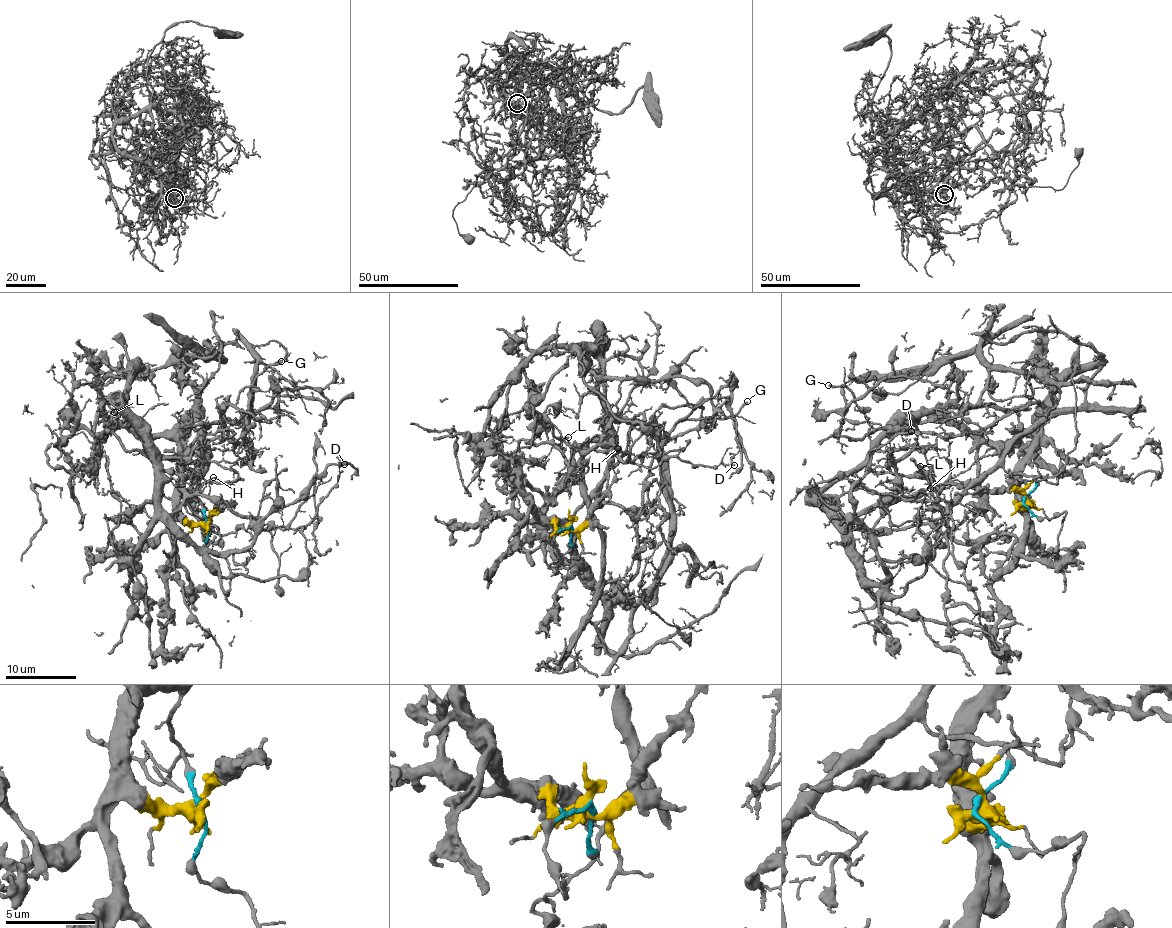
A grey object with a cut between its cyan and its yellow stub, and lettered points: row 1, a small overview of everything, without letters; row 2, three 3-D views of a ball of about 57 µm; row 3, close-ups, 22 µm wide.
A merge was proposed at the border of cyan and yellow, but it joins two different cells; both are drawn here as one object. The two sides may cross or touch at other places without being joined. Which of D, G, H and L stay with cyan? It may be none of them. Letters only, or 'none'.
G, H, L

